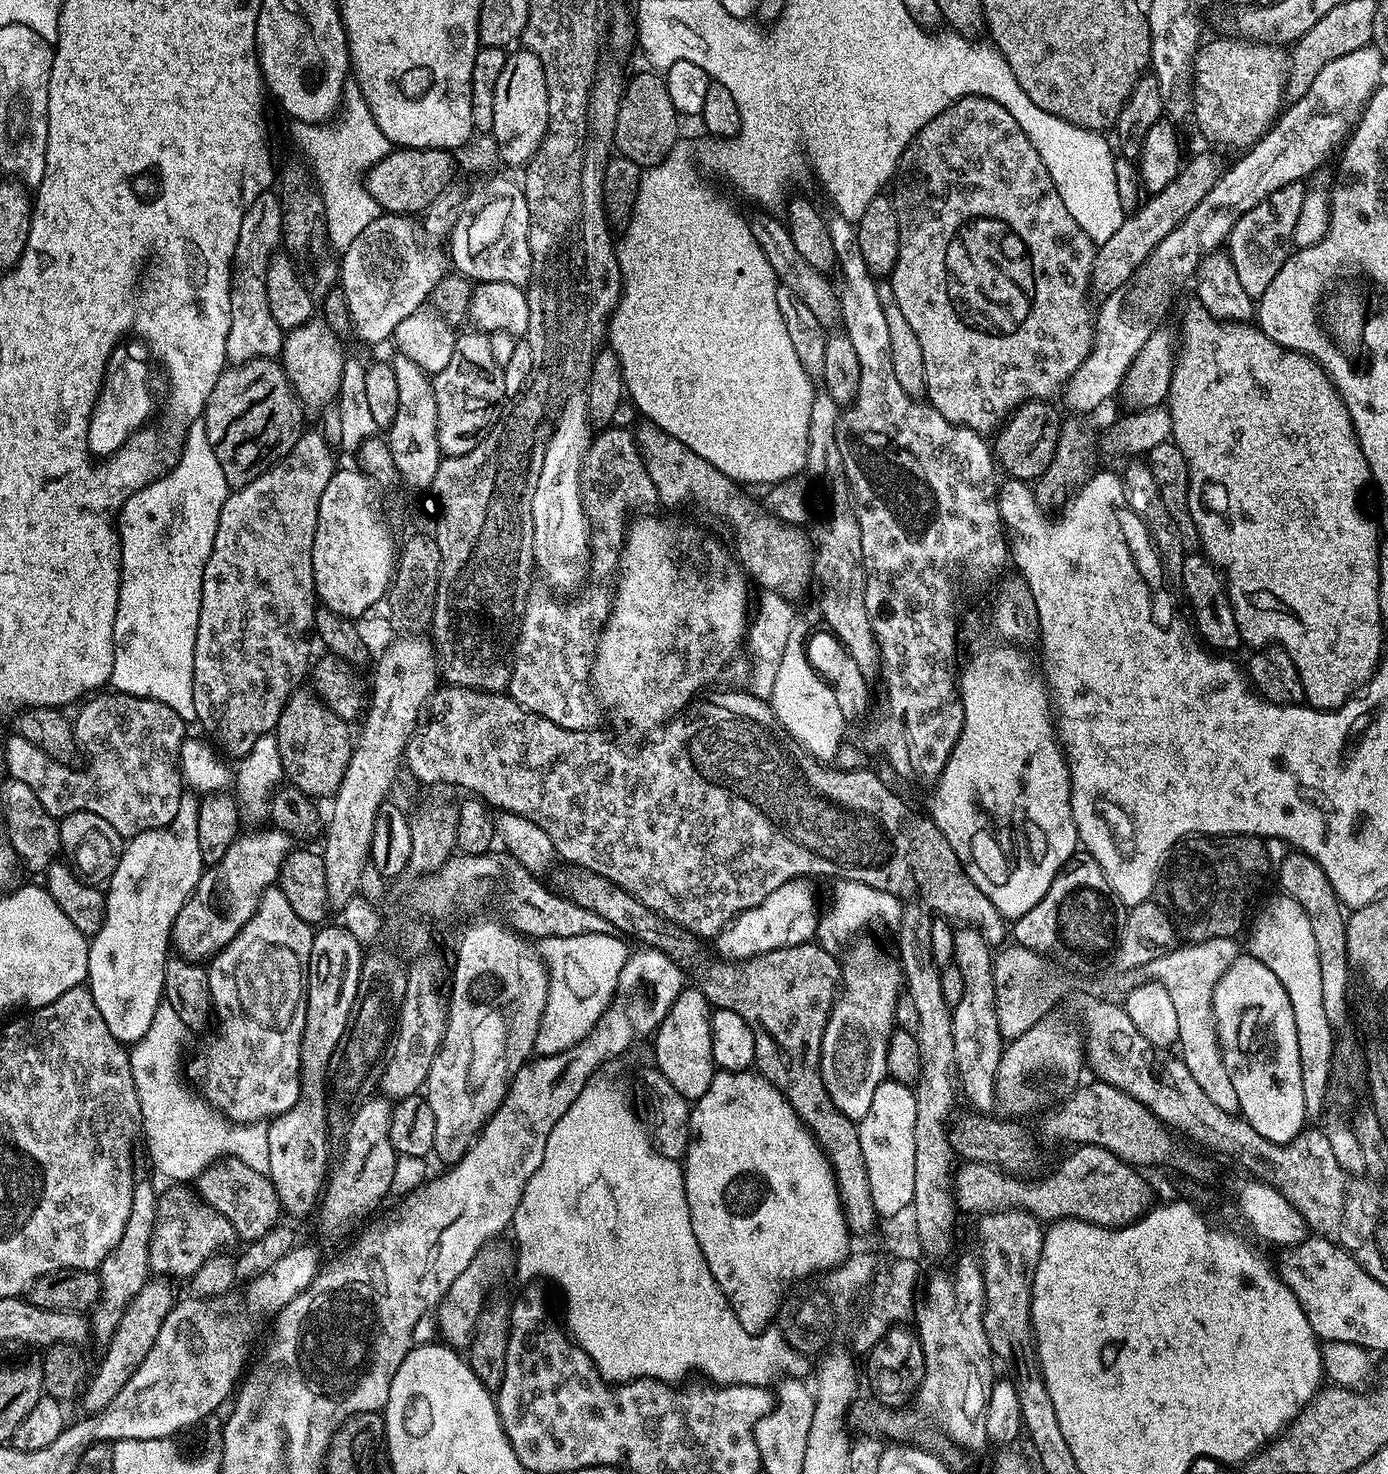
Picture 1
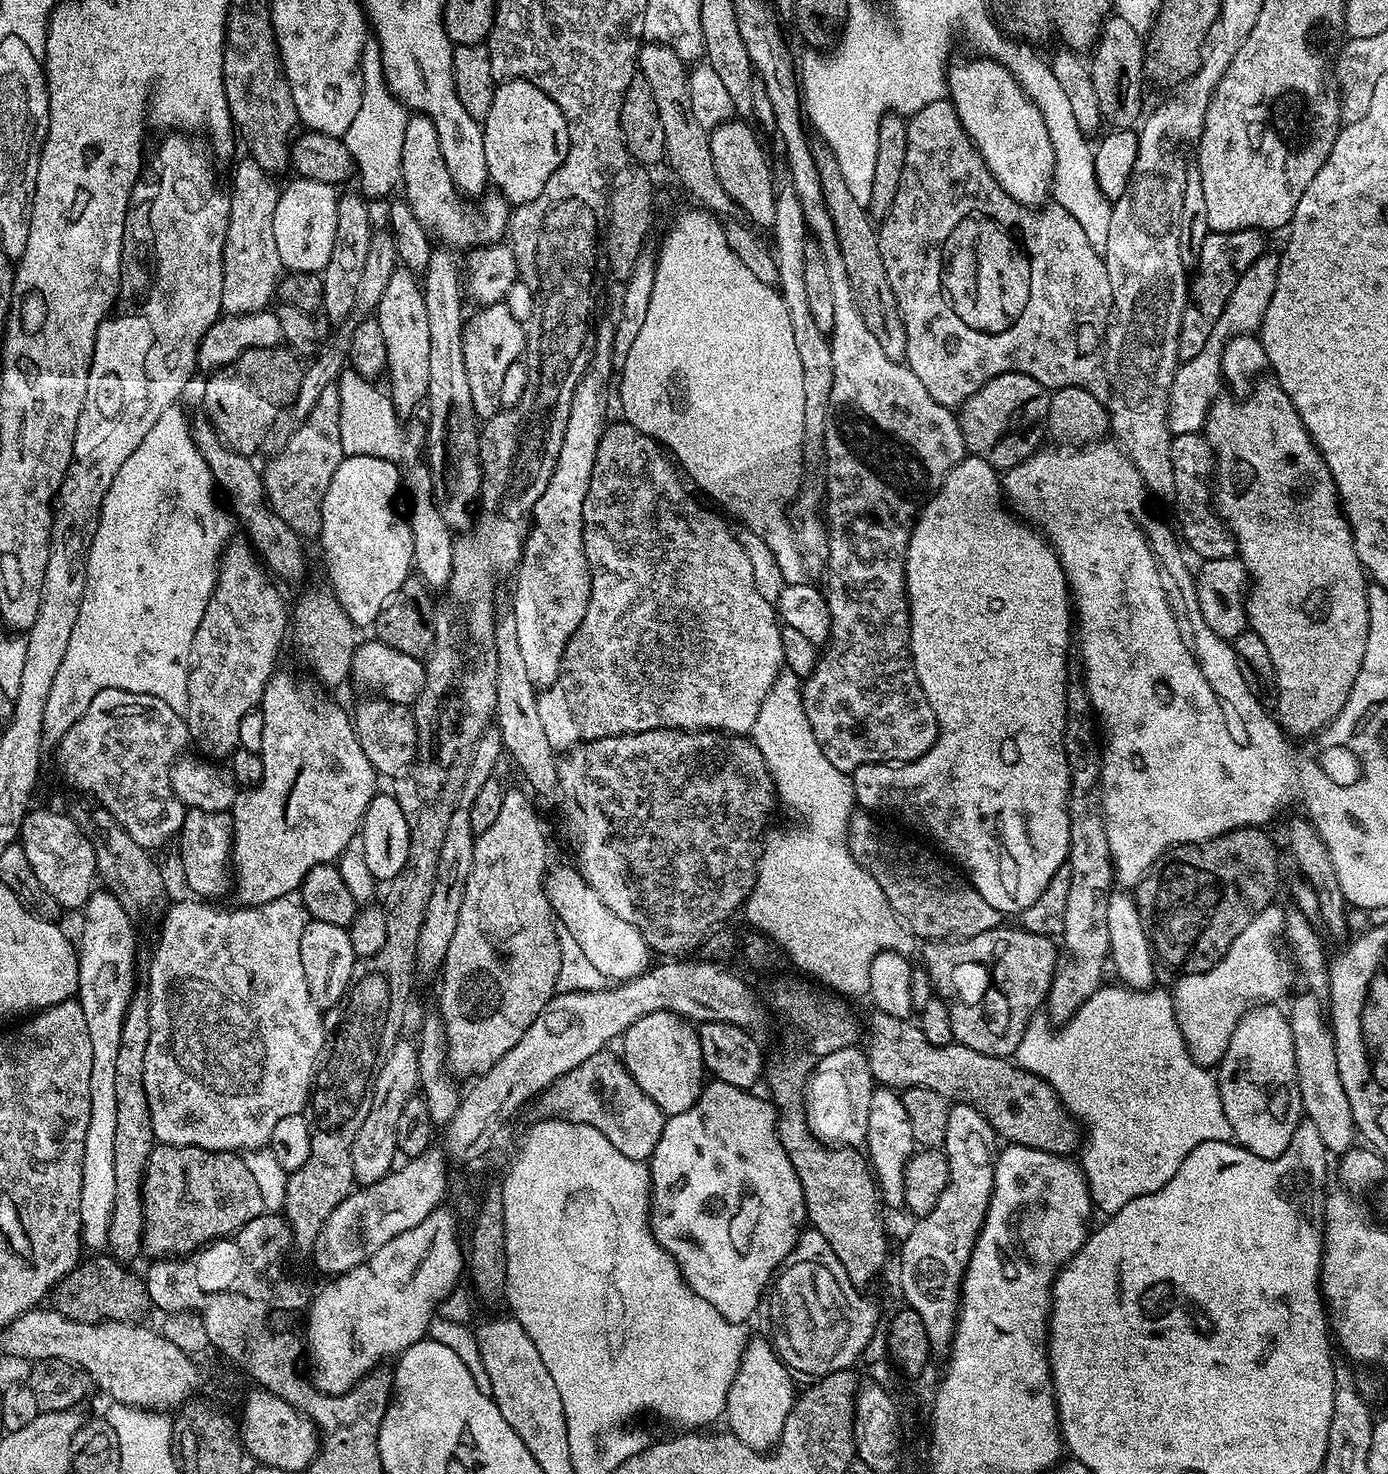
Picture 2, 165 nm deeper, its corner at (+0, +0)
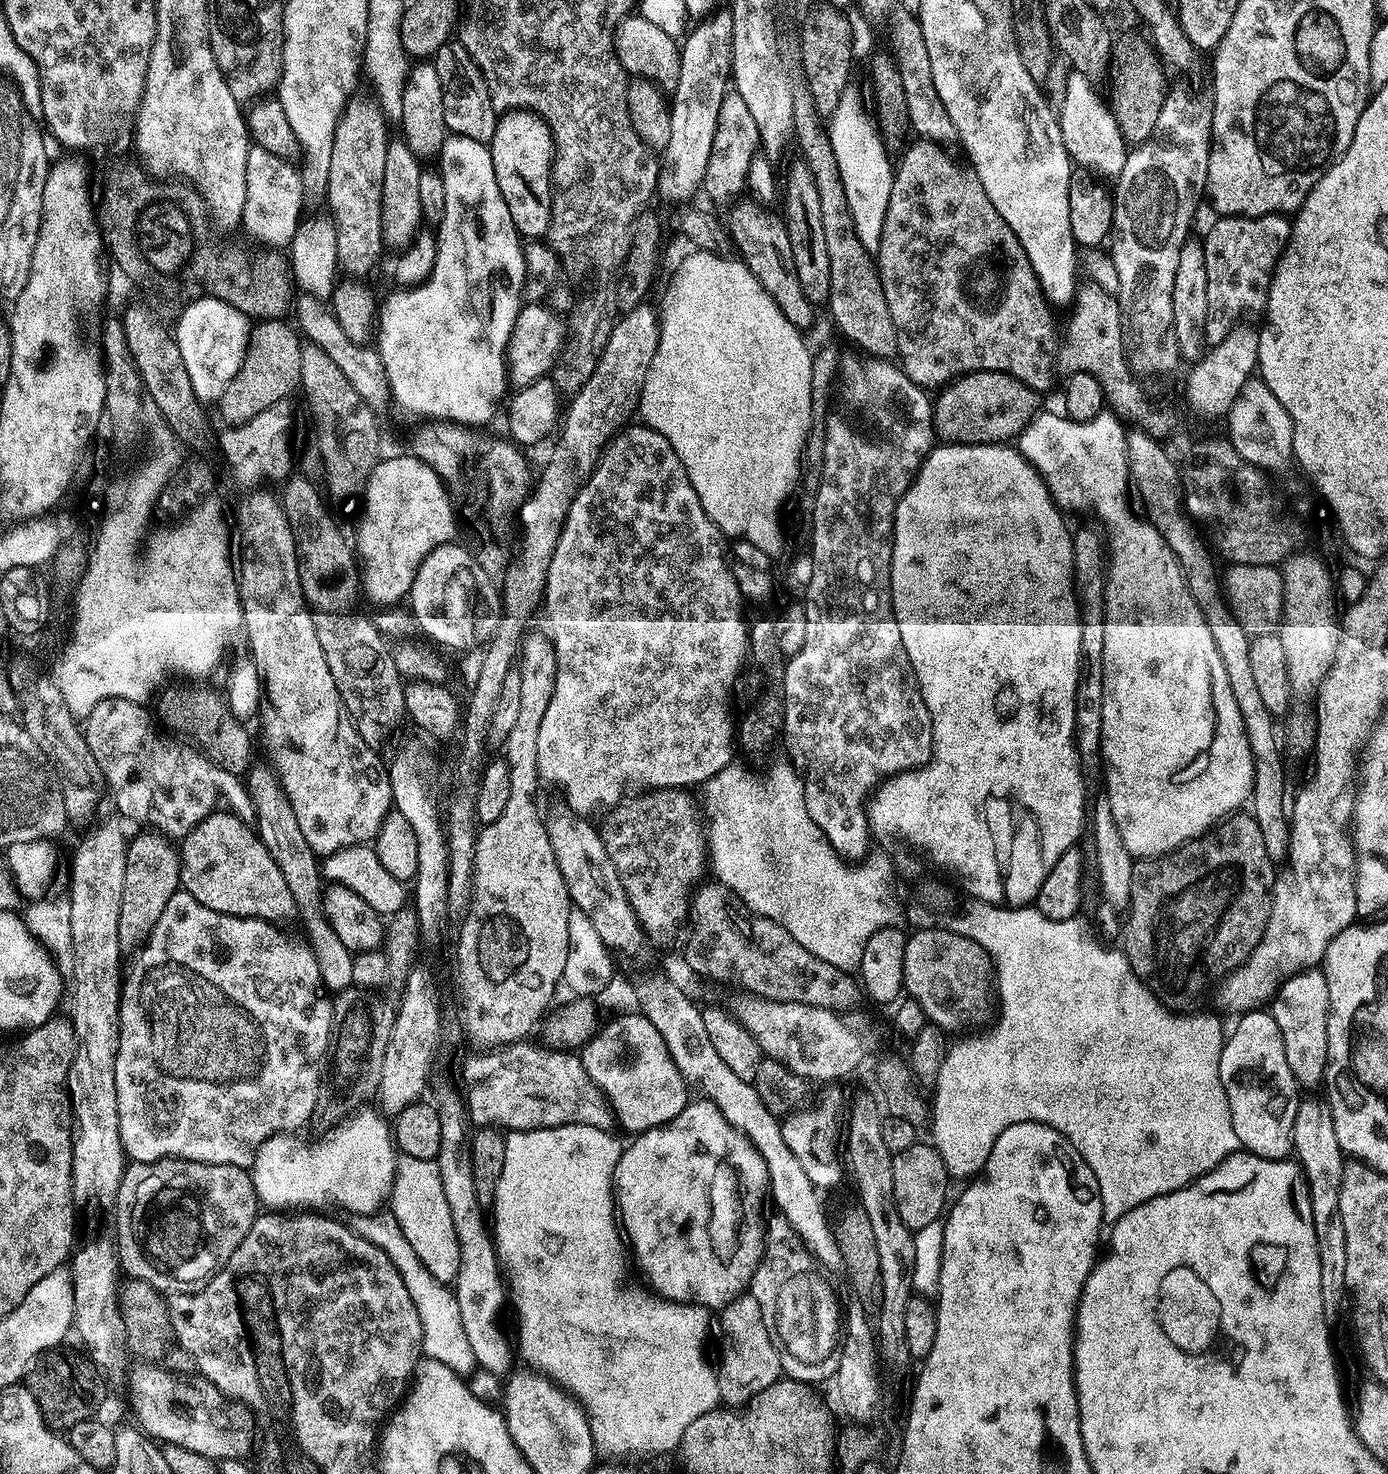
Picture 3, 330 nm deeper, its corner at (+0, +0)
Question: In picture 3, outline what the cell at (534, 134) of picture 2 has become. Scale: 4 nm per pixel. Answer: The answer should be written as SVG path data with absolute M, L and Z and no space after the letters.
M531 110L505 111L496 121L495 136L489 148L498 188L515 228L528 240L545 237L554 219L551 190L553 140L549 125Z

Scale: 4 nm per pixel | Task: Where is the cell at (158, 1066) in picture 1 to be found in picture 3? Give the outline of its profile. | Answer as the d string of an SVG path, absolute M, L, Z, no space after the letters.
M364 1106L359 1110L335 1121L329 1132L321 1134L317 1140L303 1140L300 1134L280 1132L272 1136L256 1152L250 1165L250 1179L256 1191L257 1201L261 1205L269 1204L269 1209L298 1208L294 1210L332 1210L341 1208L344 1212L353 1212L356 1216L368 1216L379 1213L389 1203L392 1186L396 1181L396 1163L398 1149L394 1143L394 1132L383 1120L385 1117Z

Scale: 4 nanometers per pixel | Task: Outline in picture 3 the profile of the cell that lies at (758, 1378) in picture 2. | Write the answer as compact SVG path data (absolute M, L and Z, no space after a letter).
M750 1294L731 1300L724 1308L719 1309L720 1316L720 1364L718 1360L718 1386L720 1399L728 1406L744 1406L754 1394L766 1390L766 1386L781 1379L782 1369L780 1355L770 1342L766 1322L762 1322L762 1310L758 1298Z

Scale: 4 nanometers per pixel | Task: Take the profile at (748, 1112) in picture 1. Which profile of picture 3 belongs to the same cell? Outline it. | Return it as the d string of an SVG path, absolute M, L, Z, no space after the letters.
M703 1098L693 1099L669 1124L651 1128L639 1133L632 1145L625 1147L620 1153L620 1161L612 1175L614 1185L614 1200L618 1205L618 1220L622 1225L623 1235L630 1245L630 1252L636 1255L636 1264L644 1271L648 1279L647 1287L656 1296L665 1300L673 1300L677 1304L703 1304L709 1310L724 1308L731 1300L745 1295L746 1289L752 1283L752 1275L764 1253L764 1227L762 1216L760 1220L760 1207L766 1204L768 1192L768 1172L765 1163L753 1146L740 1132L734 1130L722 1112L709 1100Z

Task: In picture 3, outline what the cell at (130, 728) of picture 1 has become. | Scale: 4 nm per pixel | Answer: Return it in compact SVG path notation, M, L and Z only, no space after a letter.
M122 698L103 700L98 702L98 706L95 706L93 712L89 714L82 731L101 768L107 789L110 788L116 798L116 806L121 812L119 815L137 820L142 824L140 826L151 826L169 838L183 838L212 812L217 811L219 804L216 803L220 800L220 791L230 787L234 783L234 777L208 760L204 753L195 747L175 748L174 745L167 744L156 733L157 725L149 709L148 712L146 709L144 704L135 704L132 700Z

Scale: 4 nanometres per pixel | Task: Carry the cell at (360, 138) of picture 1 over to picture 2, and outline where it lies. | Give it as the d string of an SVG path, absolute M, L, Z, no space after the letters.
M370 38L364 43L360 59L360 87L358 114L354 114L354 122L350 122L350 130L344 132L342 137L344 145L350 150L359 173L361 170L364 174L366 187L380 188L387 180L399 185L402 180L402 148L410 112L388 89L382 66L380 44L375 38Z

